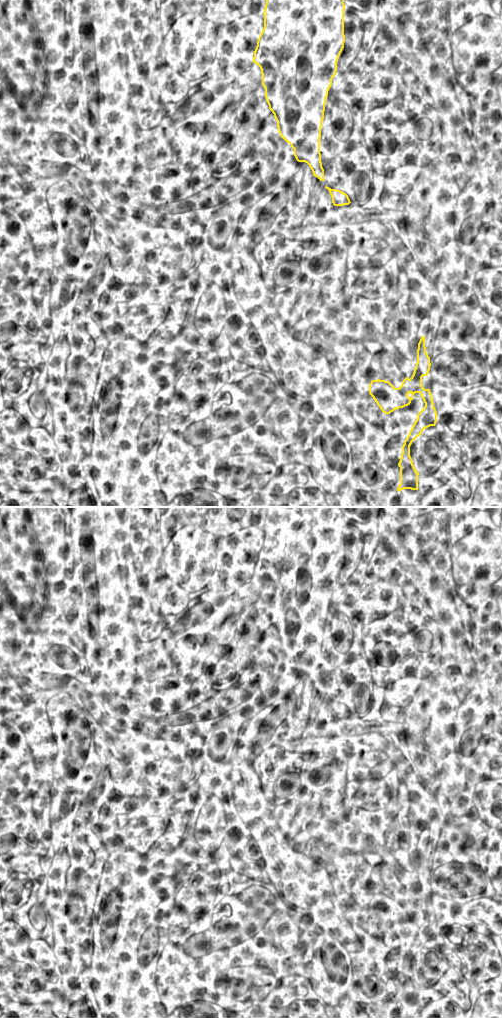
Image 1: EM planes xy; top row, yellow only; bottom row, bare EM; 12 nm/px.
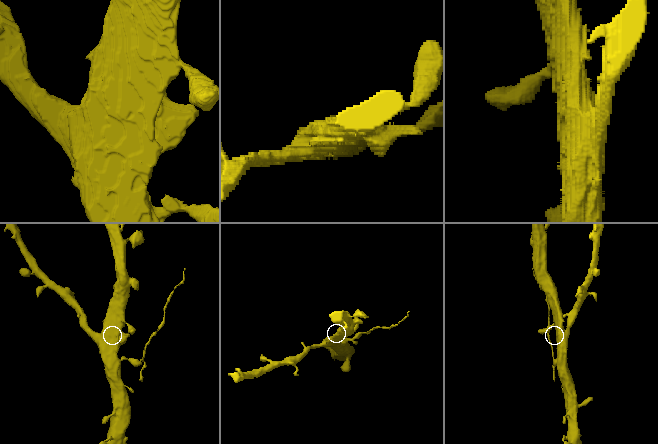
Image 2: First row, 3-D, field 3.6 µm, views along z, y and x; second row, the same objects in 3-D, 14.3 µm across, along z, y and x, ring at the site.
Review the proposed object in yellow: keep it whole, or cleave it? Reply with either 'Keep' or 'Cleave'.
Cleave

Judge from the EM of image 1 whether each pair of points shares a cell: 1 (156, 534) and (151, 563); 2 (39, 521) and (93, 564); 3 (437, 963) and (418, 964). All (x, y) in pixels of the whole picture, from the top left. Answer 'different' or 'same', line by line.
1: same
2: different
3: same

